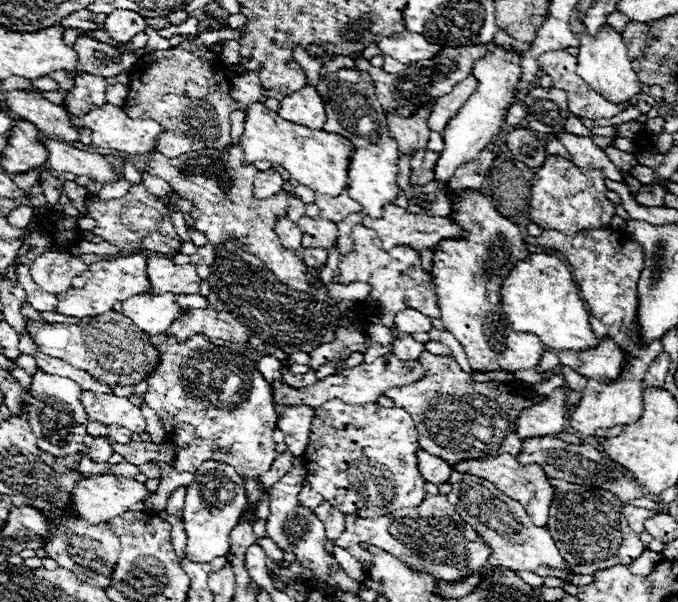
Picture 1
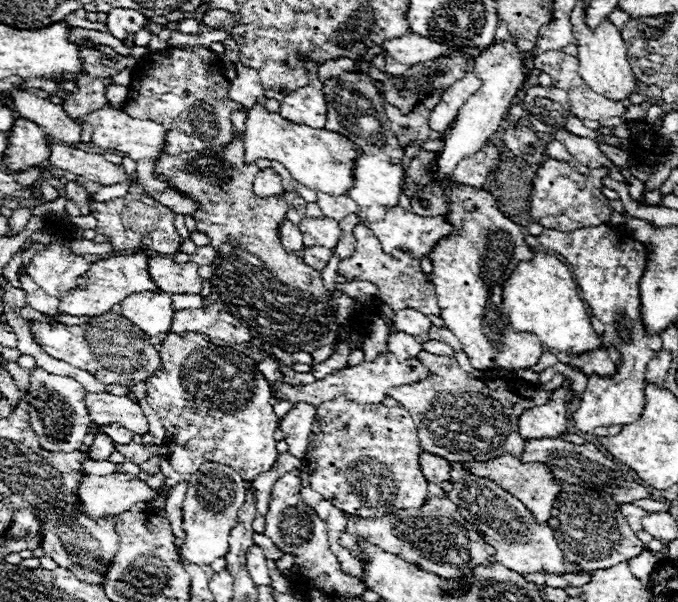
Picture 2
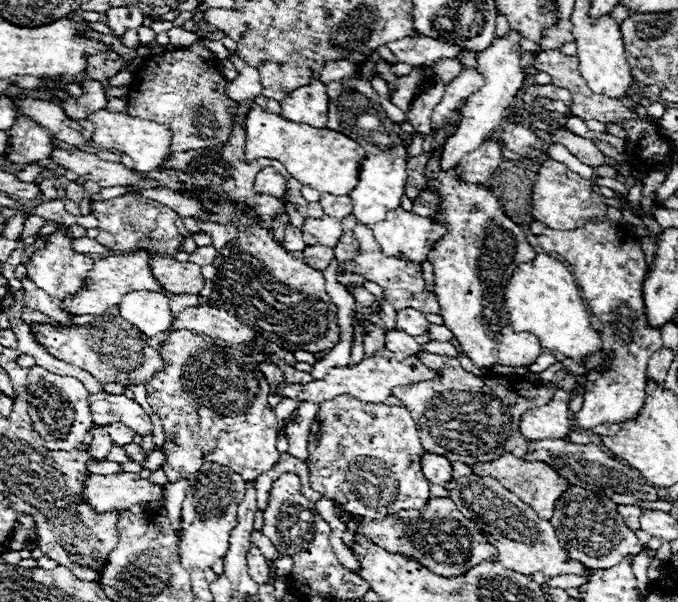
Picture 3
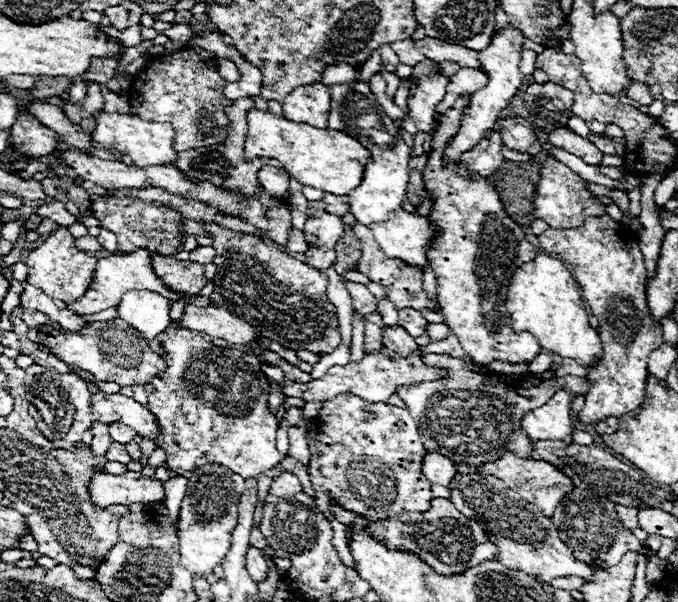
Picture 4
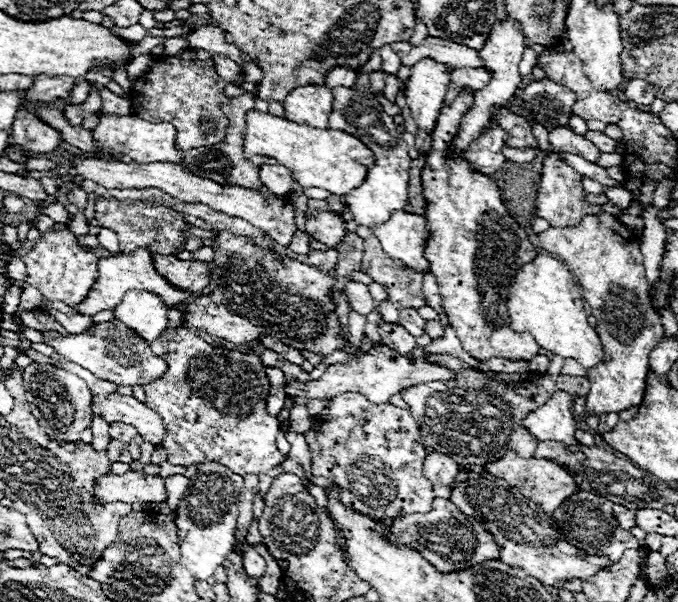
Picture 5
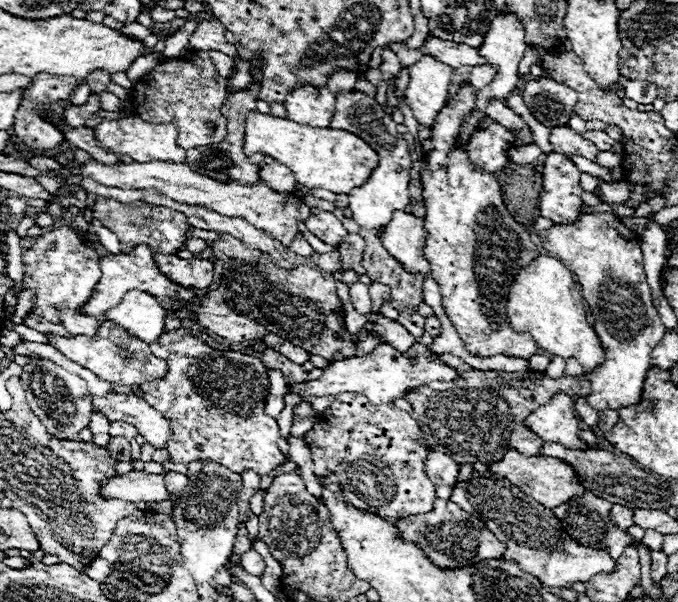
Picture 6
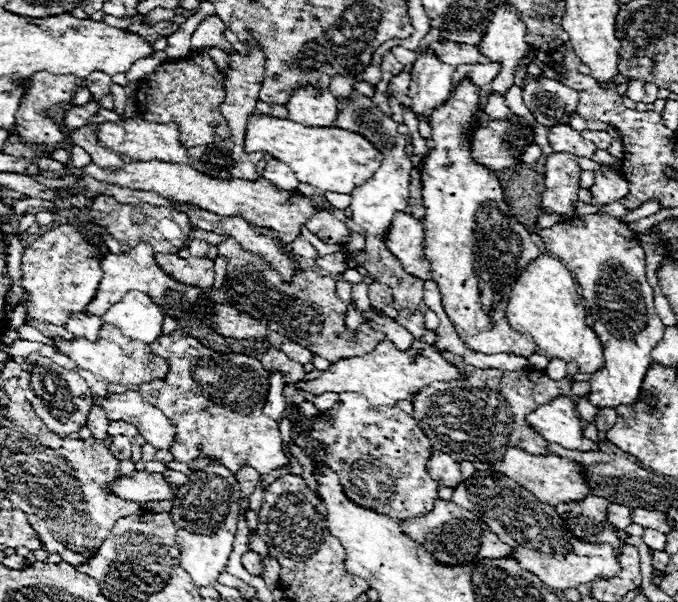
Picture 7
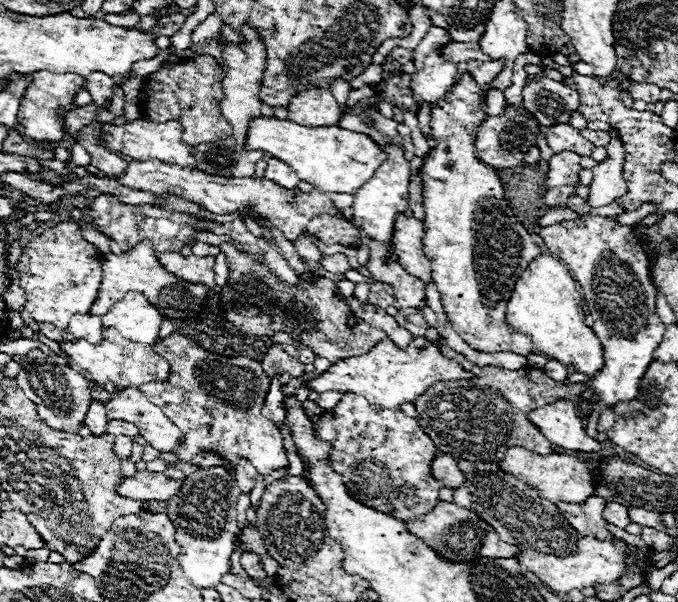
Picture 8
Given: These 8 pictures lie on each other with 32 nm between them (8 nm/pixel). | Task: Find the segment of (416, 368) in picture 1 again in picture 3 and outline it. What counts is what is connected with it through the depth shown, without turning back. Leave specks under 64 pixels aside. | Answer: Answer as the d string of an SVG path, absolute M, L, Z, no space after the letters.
M390 350L378 352L374 358L364 358L360 364L356 366L344 366L344 368L332 368L322 380L314 380L310 384L288 384L288 382L280 382L280 386L276 388L276 392L282 398L292 398L292 400L300 400L300 402L314 402L314 404L322 404L326 400L332 400L336 396L348 394L352 398L364 400L364 402L372 402L372 404L380 404L390 396L390 390L396 386L406 386L406 384L416 384L422 380L432 380L436 376L434 370L426 368L418 356L410 356L406 360L398 360Z

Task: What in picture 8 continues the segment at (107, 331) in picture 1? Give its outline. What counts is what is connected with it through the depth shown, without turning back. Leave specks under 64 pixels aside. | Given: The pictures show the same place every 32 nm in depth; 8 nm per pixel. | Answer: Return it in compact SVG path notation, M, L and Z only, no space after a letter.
M104 328L102 330L104 340L100 344L90 344L88 340L76 340L76 342L60 342L60 348L66 356L70 356L82 370L88 370L96 382L100 384L114 384L114 386L140 386L148 384L152 380L166 380L170 374L170 364L152 352L148 344L136 344L132 340L124 340L116 328Z

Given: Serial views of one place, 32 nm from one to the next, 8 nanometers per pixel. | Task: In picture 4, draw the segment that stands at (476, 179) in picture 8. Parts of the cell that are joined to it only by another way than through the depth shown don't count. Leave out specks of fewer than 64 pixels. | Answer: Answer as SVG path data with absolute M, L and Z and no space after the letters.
M462 96L460 100L456 100L454 108L448 110L442 120L440 126L434 130L432 134L432 152L430 158L422 170L424 174L424 186L426 192L430 196L436 198L434 210L428 216L432 226L440 226L442 234L432 242L430 250L426 252L426 258L434 270L436 276L436 292L438 292L438 304L440 304L440 314L444 316L446 326L456 334L456 338L460 340L462 348L466 350L466 354L472 358L472 362L476 366L486 366L492 360L502 360L508 364L530 364L540 352L540 344L536 342L536 338L532 334L516 334L510 326L510 316L506 312L506 290L510 284L510 278L514 276L516 268L534 260L538 250L526 240L524 230L520 228L520 224L516 224L502 208L498 194L494 192L494 186L488 184L486 180L470 180L464 166L462 164L452 164L448 168L442 166L442 154L444 148L448 144L448 140L456 134L458 126L460 126L460 118L464 112L464 106L468 106L470 96Z

